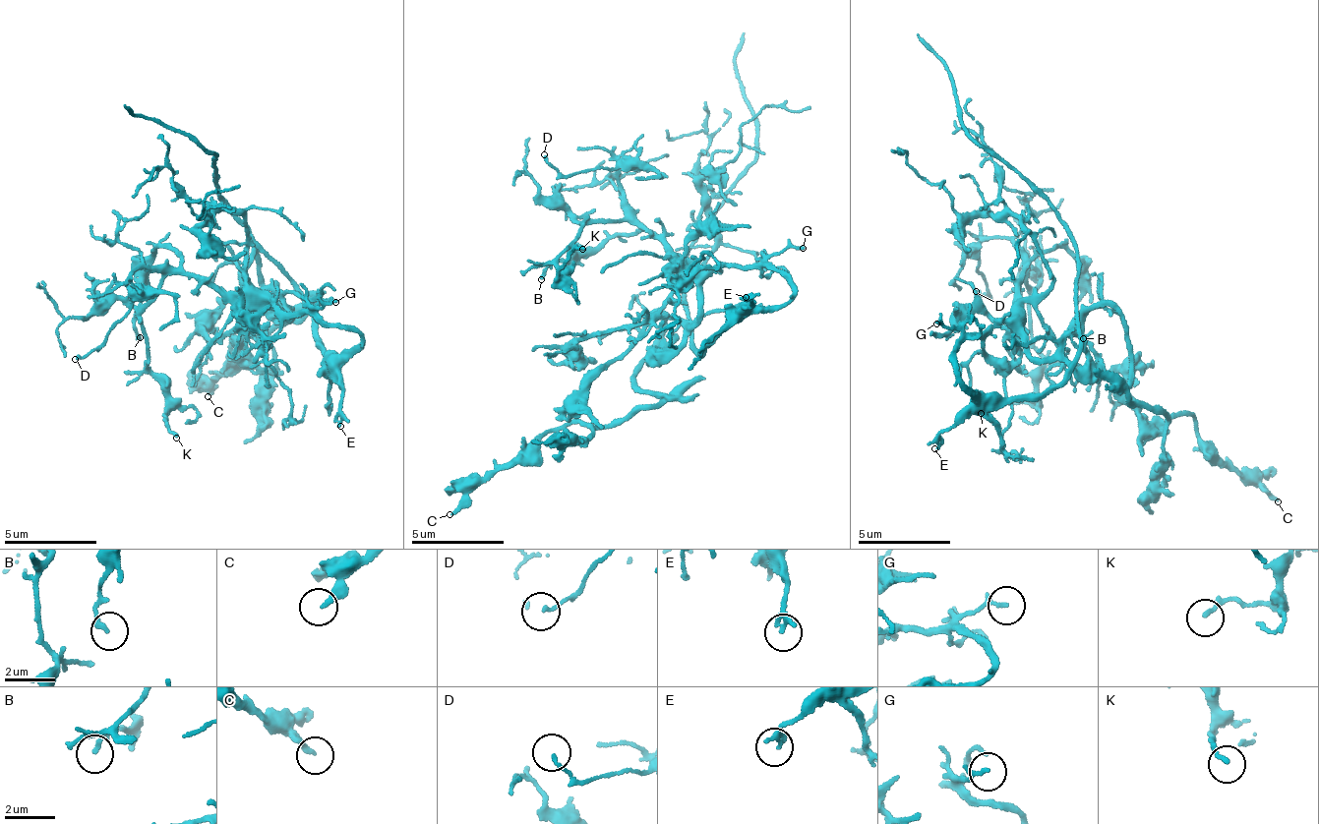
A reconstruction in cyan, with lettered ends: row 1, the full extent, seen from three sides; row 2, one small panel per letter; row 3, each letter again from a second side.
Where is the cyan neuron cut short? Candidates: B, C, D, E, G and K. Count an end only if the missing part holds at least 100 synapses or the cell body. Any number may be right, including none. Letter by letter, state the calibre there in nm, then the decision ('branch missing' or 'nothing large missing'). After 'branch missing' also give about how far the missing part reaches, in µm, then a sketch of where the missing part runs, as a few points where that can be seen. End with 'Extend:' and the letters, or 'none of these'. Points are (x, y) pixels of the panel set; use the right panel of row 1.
B: 160 nm thick; nothing large missing
C: 200 nm thick; nothing large missing
D: 130 nm thick; nothing large missing
E: 200 nm thick; nothing large missing
G: 170 nm thick; nothing large missing
K: 180 nm thick; nothing large missing
Extend: none of these

